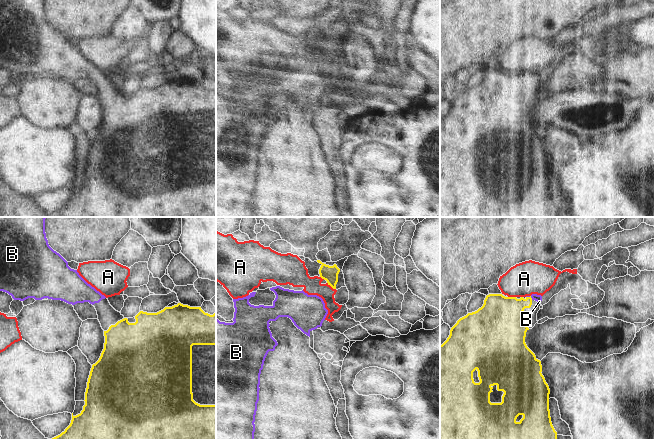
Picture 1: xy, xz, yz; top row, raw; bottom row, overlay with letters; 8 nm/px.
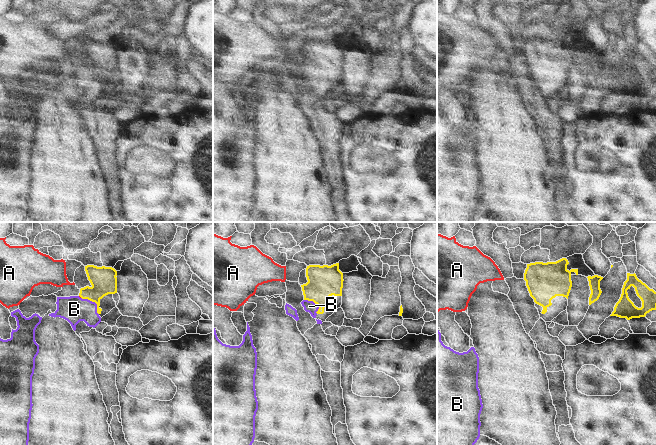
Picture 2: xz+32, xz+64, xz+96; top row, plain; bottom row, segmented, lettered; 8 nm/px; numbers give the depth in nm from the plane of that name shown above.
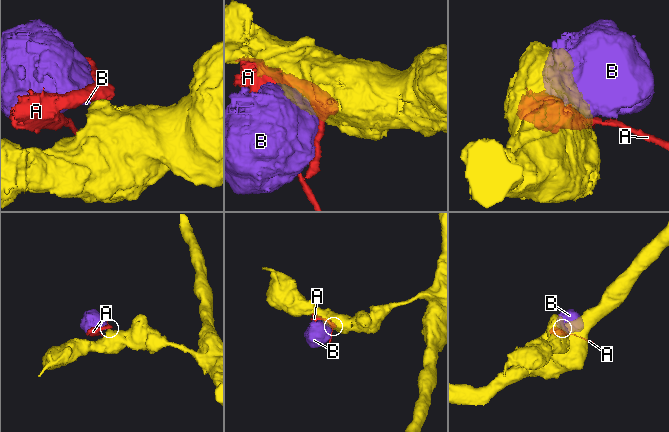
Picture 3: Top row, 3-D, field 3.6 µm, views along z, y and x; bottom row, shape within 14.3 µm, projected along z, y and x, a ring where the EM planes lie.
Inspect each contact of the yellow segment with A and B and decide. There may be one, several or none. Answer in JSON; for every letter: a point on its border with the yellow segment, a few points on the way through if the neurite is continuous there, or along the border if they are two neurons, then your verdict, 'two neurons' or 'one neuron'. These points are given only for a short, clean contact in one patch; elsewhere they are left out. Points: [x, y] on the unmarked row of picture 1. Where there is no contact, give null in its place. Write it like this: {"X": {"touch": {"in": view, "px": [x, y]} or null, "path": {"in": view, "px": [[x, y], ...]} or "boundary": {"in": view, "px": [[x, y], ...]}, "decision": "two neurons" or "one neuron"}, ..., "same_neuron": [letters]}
{"A": {"touch": {"in": "xz", "px": [331, 62]}, "boundary": {"in": "xz", "px": [[327, 58], [335, 65]]}, "decision": "two neurons"}, "B": {"touch": {"in": "yz", "px": [530, 72]}, "path": {"in": "yz", "px": [[504, 89], [524, 79], [530, 72], [538, 74]]}, "decision": "one neuron"}, "same_neuron": ["B"]}

